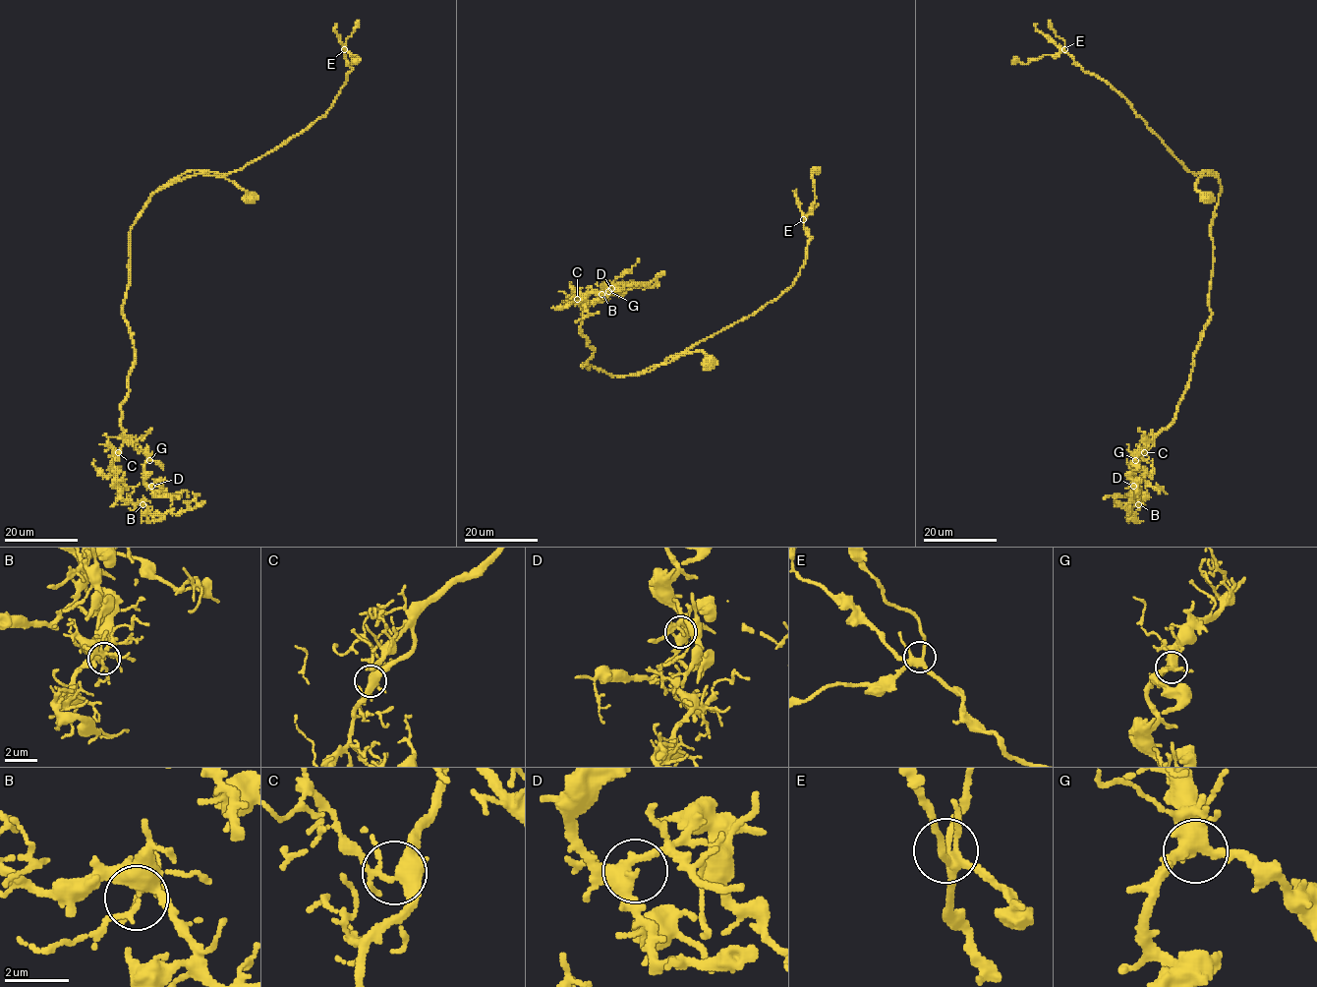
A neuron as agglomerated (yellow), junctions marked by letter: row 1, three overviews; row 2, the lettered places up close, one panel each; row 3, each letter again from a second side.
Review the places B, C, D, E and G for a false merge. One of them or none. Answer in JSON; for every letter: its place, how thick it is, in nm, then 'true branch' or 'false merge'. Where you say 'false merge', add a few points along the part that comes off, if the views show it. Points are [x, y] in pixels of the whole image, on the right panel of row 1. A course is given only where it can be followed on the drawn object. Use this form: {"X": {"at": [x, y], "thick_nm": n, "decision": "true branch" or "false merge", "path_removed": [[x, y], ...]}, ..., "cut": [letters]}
{"B": {"at": [1138, 504], "thick_nm": 260, "decision": "true branch"}, "C": {"at": [1144, 452], "thick_nm": 400, "decision": "true branch"}, "D": {"at": [1133, 486], "thick_nm": 360, "decision": "true branch"}, "E": {"at": [1064, 49], "thick_nm": 280, "decision": "true branch"}, "G": {"at": [1135, 460], "thick_nm": 420, "decision": "true branch"}, "cut": []}

